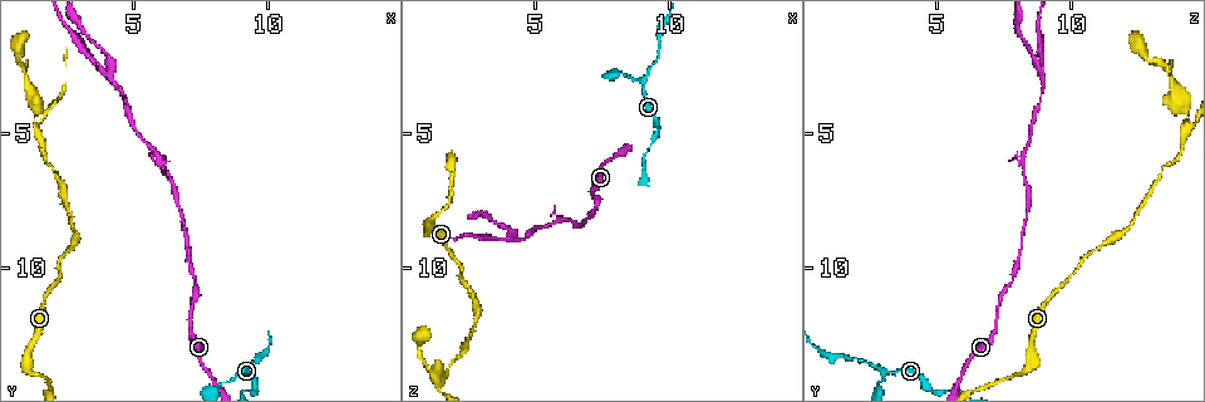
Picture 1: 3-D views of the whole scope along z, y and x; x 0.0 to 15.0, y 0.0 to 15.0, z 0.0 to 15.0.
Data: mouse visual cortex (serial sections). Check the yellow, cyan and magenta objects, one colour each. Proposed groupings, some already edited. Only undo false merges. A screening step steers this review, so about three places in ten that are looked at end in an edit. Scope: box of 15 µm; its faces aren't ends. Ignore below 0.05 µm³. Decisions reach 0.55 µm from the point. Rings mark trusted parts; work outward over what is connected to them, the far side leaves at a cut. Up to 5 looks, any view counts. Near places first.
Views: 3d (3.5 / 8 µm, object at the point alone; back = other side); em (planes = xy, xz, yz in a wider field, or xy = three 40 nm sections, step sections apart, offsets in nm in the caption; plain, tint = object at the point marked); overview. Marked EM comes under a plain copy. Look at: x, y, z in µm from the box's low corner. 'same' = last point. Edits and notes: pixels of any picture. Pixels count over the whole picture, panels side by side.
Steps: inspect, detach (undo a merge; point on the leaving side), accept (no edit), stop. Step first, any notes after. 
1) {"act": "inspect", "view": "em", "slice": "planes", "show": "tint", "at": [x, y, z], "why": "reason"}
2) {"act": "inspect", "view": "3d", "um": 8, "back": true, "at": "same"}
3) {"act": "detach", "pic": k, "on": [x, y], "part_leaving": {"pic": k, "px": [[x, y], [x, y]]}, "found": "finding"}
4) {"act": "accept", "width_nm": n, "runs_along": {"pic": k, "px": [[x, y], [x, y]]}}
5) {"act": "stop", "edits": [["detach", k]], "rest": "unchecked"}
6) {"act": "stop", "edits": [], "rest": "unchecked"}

{"act": "inspect", "view": "3d", "um": 3.5, "back": true, "at": [4.0, 2.7, 8.9], "why": "branch point"}

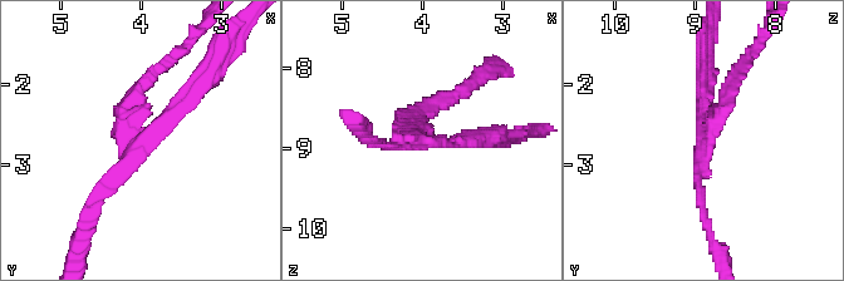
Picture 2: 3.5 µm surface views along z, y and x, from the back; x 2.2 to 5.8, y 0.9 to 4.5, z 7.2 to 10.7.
{"act": "inspect", "view": "em", "slice": "xy", "step": 3, "show": "tint", "at": [4.10, 2.75, 8.90], "arms": 3, "arm_widths_nm": [150, 150, 150]}

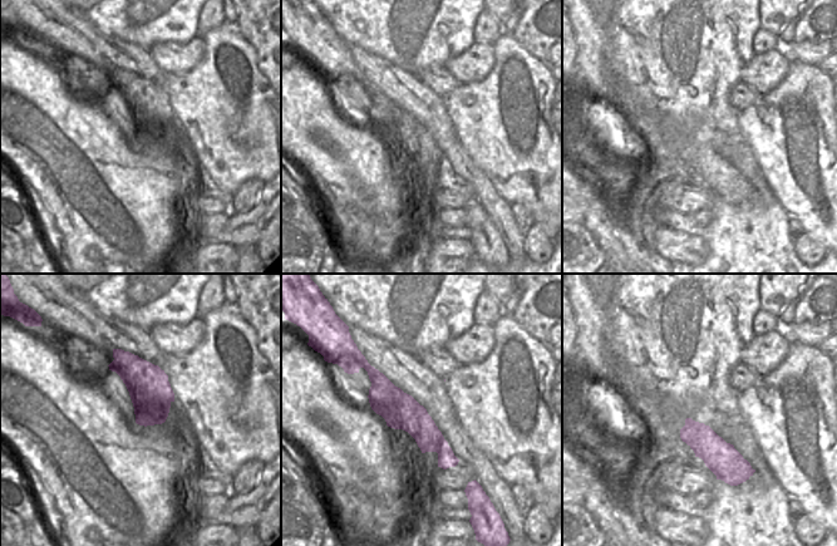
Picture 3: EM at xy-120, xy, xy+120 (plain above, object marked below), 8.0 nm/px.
{"act": "detach", "pic": 2, "on": [731, 95], "part_leaving": {"pic": 2, "px": [[710, 137], [725, 90], [754, 44]]}, "found": "two cells meet here"}

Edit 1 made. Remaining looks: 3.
{"act": "inspect", "view": "overview"}

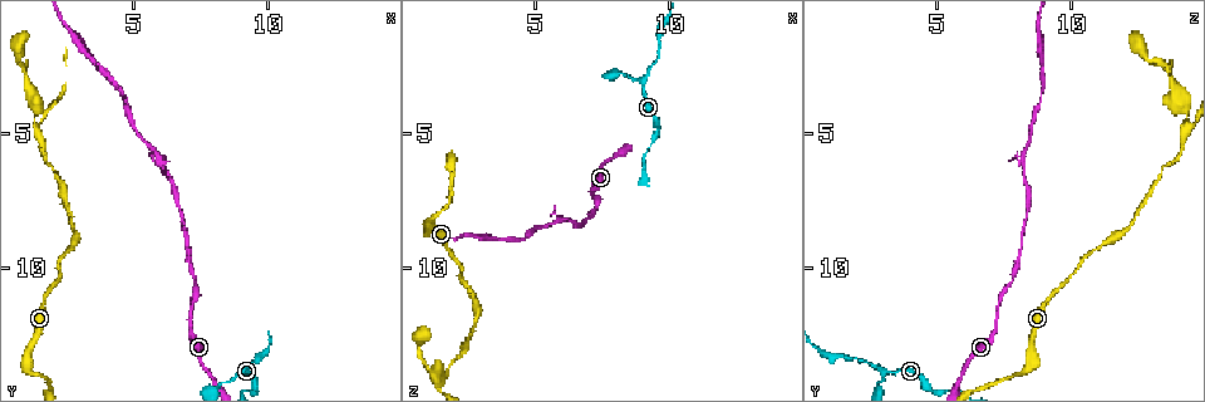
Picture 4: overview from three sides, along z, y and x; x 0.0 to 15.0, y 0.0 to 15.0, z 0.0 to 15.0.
{"act": "inspect", "view": "3d", "um": 3.5, "at": [1.4, 4.8, 14.3], "why": "three arms meet"}

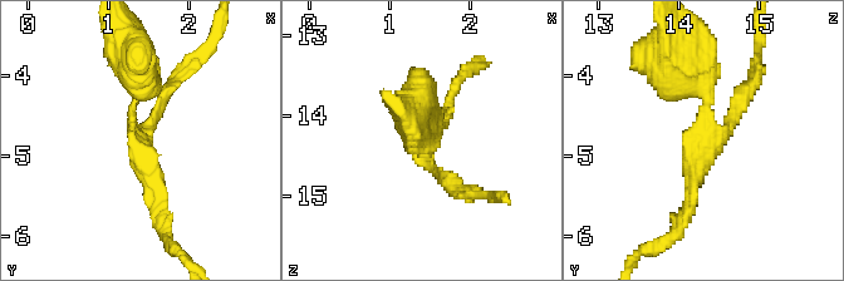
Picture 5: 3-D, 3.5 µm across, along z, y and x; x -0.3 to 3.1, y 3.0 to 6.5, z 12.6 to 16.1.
{"act": "inspect", "view": "em", "slice": "xy", "step": 3, "show": "tint", "at": [1.40, 4.85, 14.35], "arms": 3, "arm_widths_nm": [150, 150, 250], "why": "shape alone is not enough"}

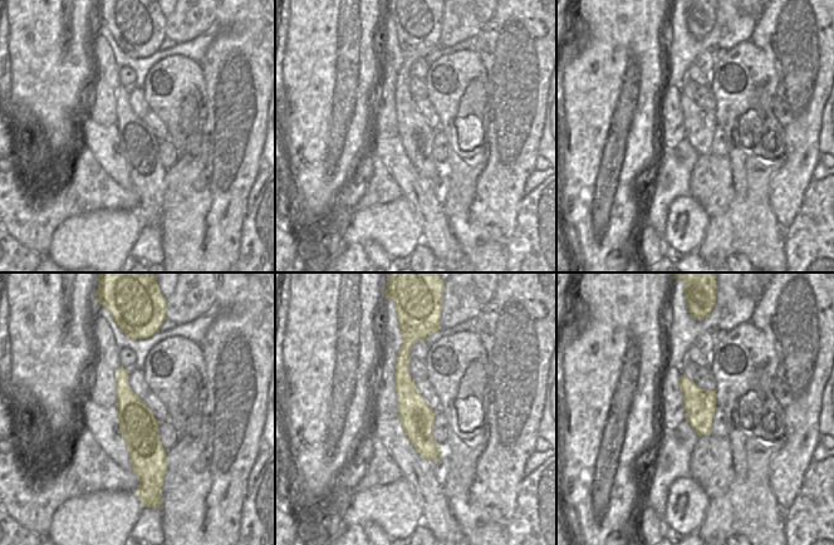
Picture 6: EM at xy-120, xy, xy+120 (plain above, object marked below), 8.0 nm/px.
{"act": "accept", "runs_along": {"pic": 5, "px": [[161, 215], [133, 131], [137, 69]]}, "found": "one cell here"}

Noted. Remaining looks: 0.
{"act": "stop", "edits": [["detach", 2]], "rest": "unchecked"}

